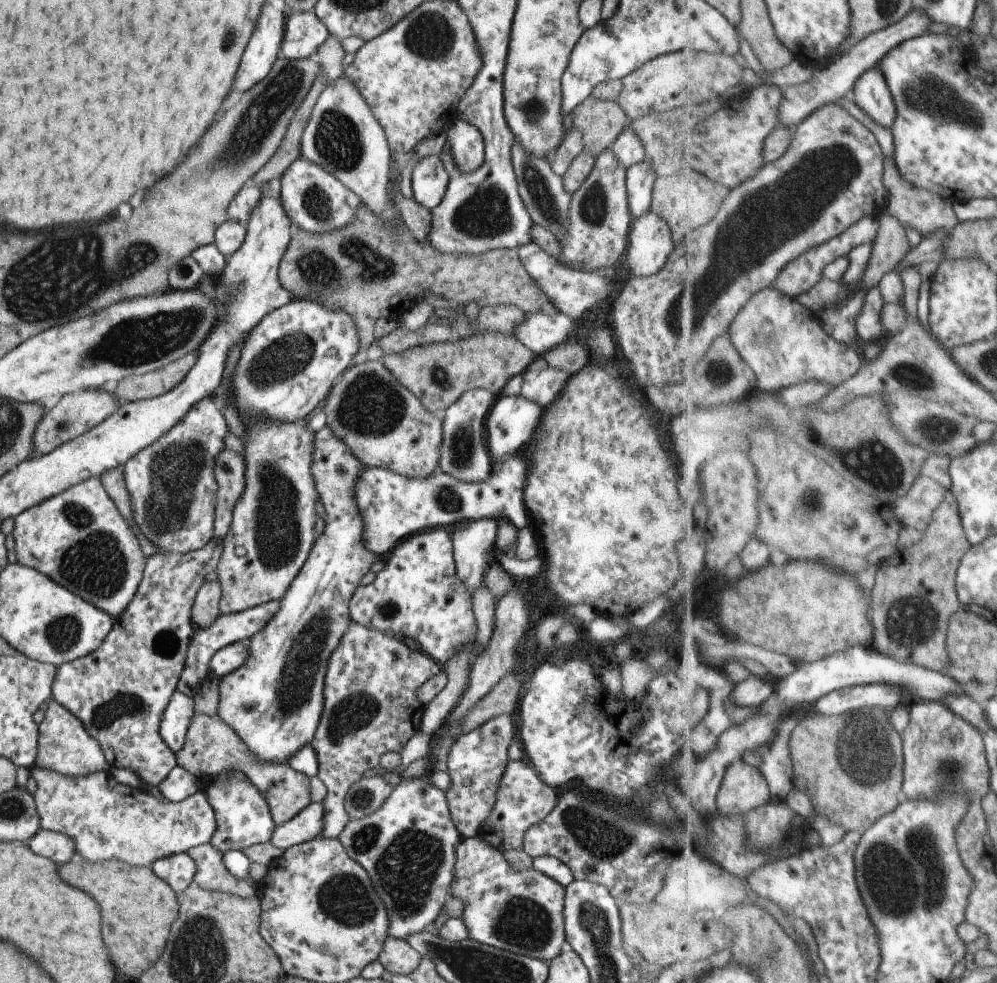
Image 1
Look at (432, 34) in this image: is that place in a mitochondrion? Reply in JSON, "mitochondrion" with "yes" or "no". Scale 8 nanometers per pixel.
{"mitochondrion":"yes"}

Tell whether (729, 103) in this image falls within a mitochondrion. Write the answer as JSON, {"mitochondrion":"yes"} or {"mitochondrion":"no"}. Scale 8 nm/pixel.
{"mitochondrion":"no"}

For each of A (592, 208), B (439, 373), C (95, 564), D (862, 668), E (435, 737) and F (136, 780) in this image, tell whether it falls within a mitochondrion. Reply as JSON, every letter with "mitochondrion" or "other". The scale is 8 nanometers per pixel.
{"A":"mitochondrion","B":"mitochondrion","C":"mitochondrion","D":"other","E":"other","F":"other"}

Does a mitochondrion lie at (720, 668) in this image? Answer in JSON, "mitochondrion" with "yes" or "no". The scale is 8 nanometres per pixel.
{"mitochondrion":"no"}

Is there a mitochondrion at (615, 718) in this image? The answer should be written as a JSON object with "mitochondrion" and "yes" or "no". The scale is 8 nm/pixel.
{"mitochondrion":"no"}

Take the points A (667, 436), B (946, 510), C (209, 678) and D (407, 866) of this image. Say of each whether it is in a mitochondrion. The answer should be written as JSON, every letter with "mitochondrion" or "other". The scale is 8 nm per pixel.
{"A":"other","B":"other","C":"other","D":"mitochondrion"}

